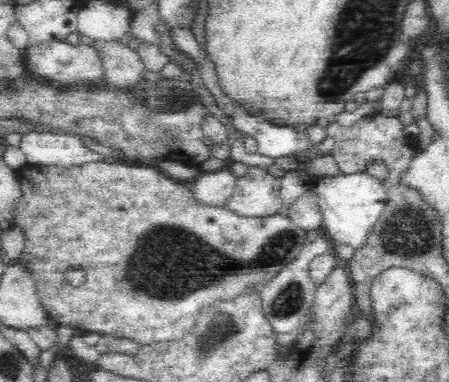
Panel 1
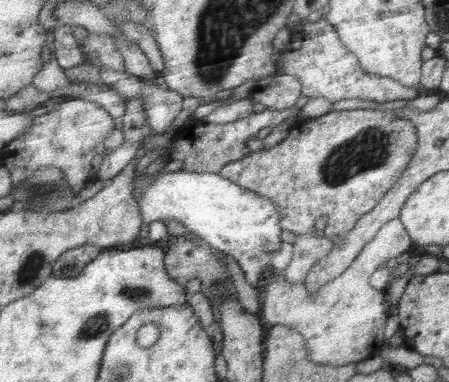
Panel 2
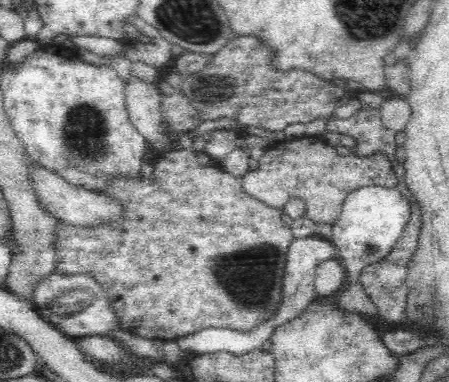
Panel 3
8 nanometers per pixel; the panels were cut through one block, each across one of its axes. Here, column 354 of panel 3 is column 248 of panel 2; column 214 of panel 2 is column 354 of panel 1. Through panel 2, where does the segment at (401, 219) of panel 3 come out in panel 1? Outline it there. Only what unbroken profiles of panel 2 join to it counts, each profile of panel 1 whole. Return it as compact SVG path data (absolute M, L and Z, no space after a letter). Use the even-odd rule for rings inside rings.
M366 172L312 178L310 190L316 194L320 212L324 216L322 234L332 244L336 244L336 242L348 244L358 250L366 242L366 236L372 230L372 226L380 220L380 212L384 212L384 202L388 200L386 188L388 188L386 182L382 182L376 176L370 176Z

